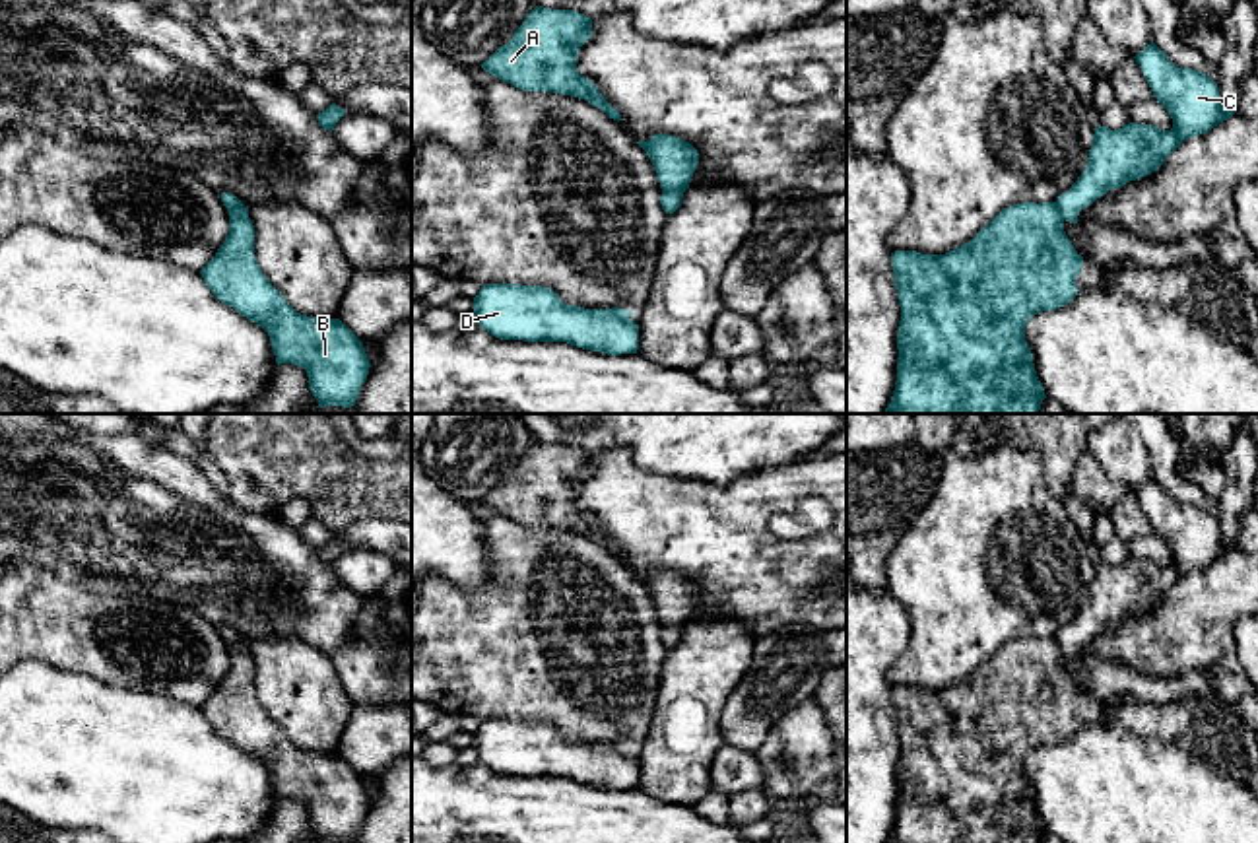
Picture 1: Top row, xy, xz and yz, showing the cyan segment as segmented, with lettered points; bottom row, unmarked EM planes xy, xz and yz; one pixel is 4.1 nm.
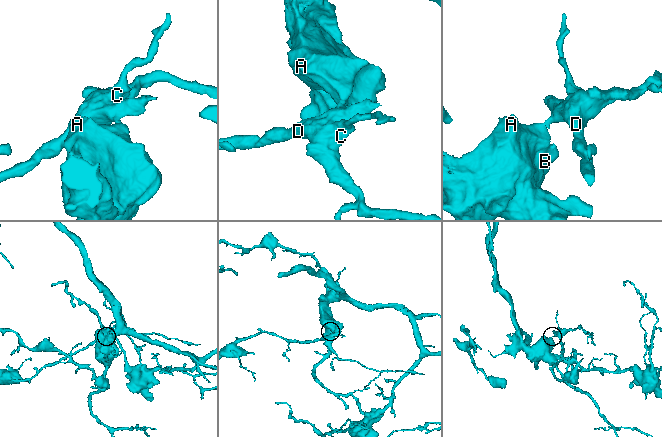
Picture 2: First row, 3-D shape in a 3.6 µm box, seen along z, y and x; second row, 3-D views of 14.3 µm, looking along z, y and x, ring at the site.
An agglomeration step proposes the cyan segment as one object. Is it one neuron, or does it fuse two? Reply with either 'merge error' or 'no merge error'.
merge error

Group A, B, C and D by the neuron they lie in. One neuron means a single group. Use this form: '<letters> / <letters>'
A B / C D

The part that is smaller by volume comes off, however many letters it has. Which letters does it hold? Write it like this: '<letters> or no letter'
C, D

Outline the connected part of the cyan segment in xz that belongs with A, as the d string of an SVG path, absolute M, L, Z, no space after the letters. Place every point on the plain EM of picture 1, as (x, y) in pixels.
M534 441L513 474L499 482L481 503L522 526L584 534L619 557L619 546L577 507L577 489L590 470L592 455L584 449Z

